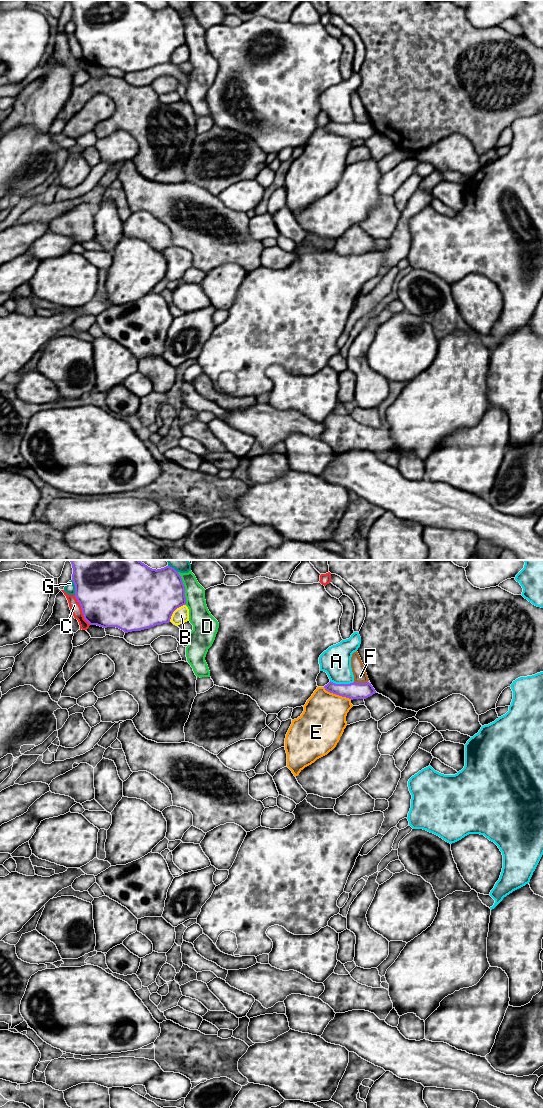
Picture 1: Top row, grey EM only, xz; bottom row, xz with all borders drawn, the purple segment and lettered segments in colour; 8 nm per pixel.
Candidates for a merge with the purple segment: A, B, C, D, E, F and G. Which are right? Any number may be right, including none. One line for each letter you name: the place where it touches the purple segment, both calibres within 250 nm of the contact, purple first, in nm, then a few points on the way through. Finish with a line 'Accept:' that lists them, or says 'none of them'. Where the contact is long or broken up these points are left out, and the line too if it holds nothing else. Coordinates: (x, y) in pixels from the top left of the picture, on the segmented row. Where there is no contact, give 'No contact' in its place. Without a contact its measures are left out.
Accept: none of them

